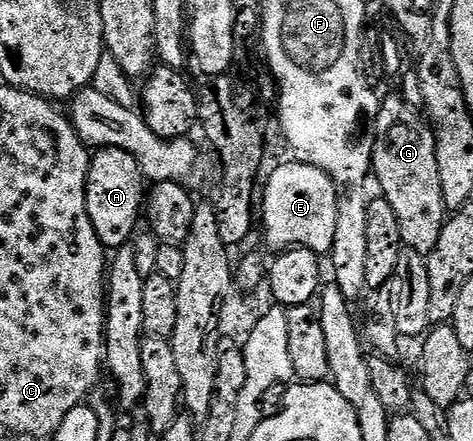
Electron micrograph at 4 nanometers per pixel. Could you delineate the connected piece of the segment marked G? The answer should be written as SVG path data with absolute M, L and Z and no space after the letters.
M395 93L388 99L384 98L379 104L379 113L373 120L373 179L379 182L382 198L393 205L393 213L397 213L397 221L401 221L401 237L404 248L418 251L426 257L431 250L441 241L443 225L449 218L449 208L443 200L441 189L441 173L437 165L437 153L435 152L435 132L431 130L430 122L425 118L424 112L418 106L404 99L402 94Z

